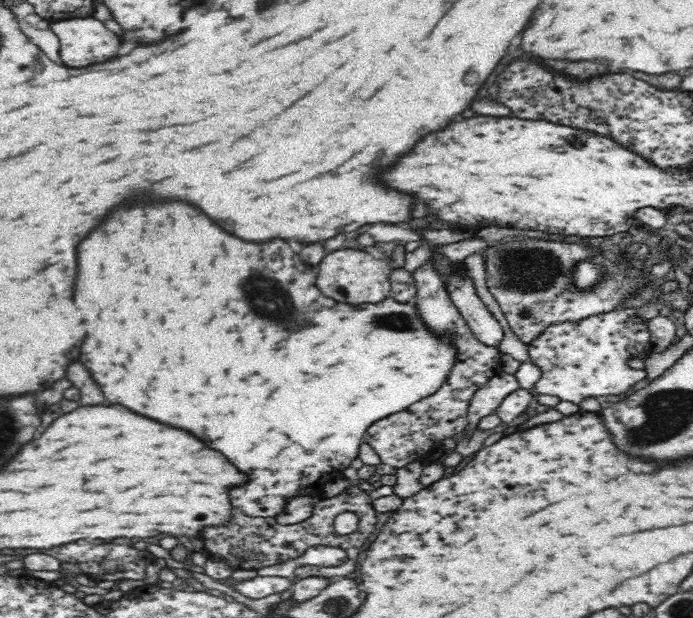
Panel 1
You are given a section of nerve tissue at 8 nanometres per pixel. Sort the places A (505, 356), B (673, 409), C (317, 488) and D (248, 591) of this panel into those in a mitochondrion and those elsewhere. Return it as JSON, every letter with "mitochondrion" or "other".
{"A":"other","B":"mitochondrion","C":"other","D":"other"}

